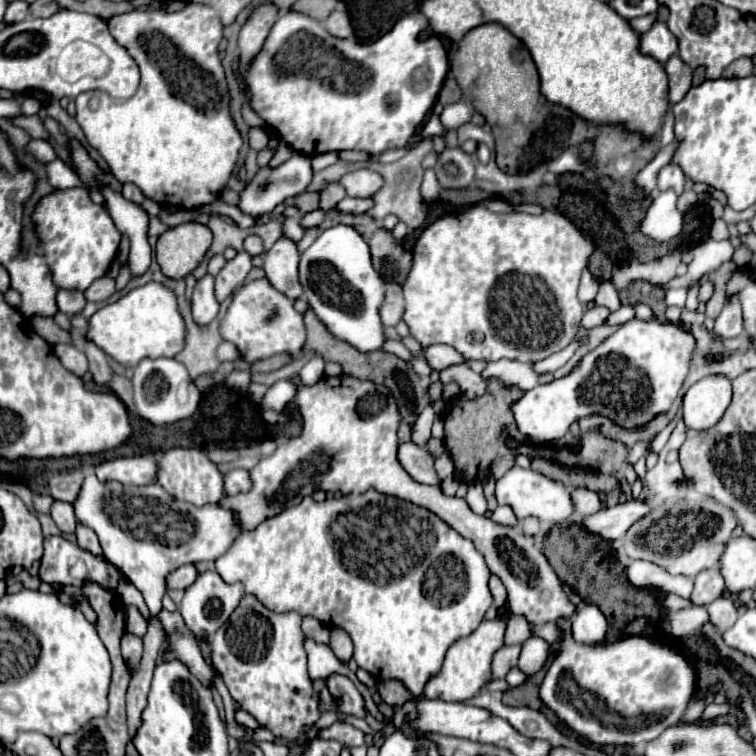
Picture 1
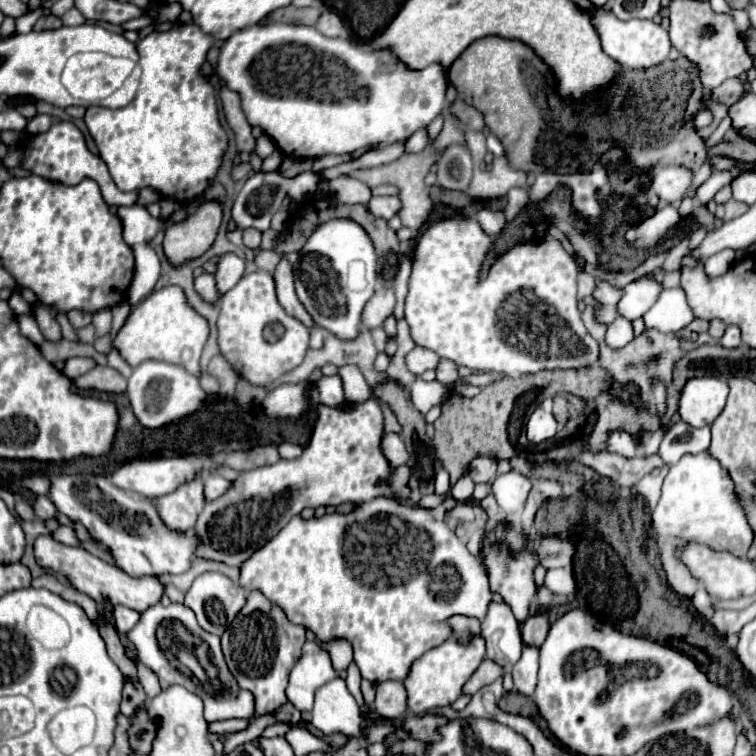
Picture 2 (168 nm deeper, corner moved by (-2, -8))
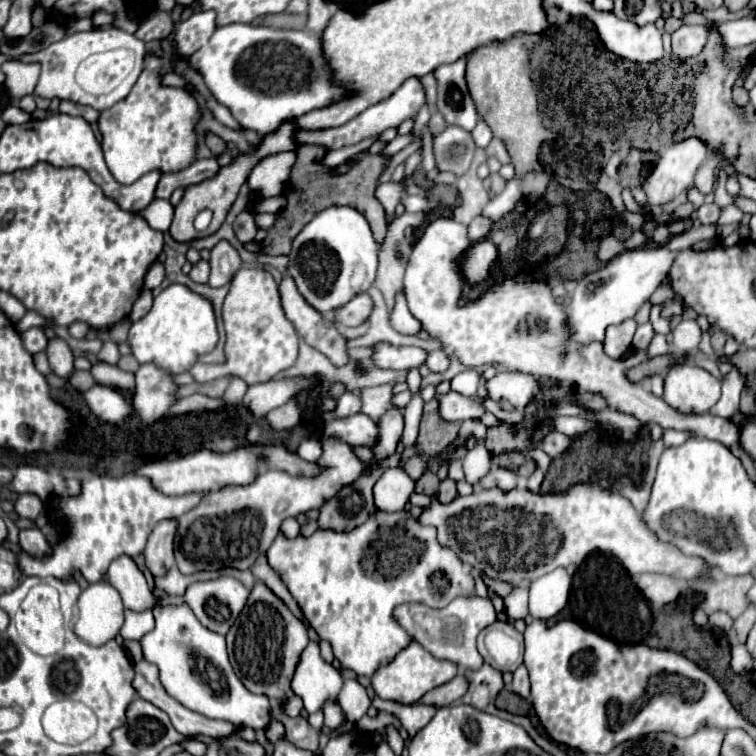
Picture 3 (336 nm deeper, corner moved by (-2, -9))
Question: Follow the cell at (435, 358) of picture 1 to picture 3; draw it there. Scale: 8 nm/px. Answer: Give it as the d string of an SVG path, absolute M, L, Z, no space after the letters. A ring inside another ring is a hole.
M378 342L372 346L372 362L376 368L392 368L392 370L410 370L418 368L426 360L426 352L422 348L398 348L388 342Z

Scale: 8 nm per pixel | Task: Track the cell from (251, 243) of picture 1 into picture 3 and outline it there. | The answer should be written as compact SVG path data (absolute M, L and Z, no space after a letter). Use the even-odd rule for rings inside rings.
M240 212L238 216L236 216L236 220L234 220L234 232L236 232L236 238L240 240L240 242L252 242L254 240L254 236L256 236L256 224L254 224L254 216L250 214L250 212Z

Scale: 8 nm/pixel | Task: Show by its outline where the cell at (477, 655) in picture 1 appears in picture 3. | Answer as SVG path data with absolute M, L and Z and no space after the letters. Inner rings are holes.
M410 642L404 650L400 650L400 654L396 654L396 658L392 658L392 662L380 666L380 670L376 670L376 674L372 674L370 684L380 698L394 700L400 704L410 704L410 702L416 702L418 698L422 698L428 690L452 680L456 676L456 670L458 670L456 664L452 664L448 660L436 660L418 642Z

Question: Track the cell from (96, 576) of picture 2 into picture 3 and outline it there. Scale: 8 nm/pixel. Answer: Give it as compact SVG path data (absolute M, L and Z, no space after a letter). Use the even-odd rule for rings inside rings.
M26 528L20 530L20 546L32 556L46 556L50 554L50 542L44 538L40 528Z

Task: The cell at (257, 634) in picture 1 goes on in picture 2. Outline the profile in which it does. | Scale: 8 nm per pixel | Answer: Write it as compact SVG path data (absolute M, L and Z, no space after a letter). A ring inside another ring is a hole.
M252 591L246 599L246 605L240 609L232 625L222 635L222 651L228 663L230 673L236 677L242 689L248 689L254 695L256 715L276 713L286 705L286 687L292 665L300 659L302 645L306 641L306 629L292 625L280 607L270 603L260 591Z

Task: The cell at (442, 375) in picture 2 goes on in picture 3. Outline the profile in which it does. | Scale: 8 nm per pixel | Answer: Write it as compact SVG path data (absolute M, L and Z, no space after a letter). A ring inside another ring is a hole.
M434 350L434 352L428 352L428 358L426 358L426 366L432 370L432 372L444 372L448 368L450 360L448 356L444 354L444 350Z

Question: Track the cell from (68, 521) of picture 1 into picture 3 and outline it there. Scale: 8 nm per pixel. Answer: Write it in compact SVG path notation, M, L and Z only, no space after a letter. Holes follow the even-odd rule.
M20 494L14 504L16 514L22 518L28 518L28 520L36 520L36 516L42 512L42 508L44 508L44 504L40 498L36 498L36 494Z

